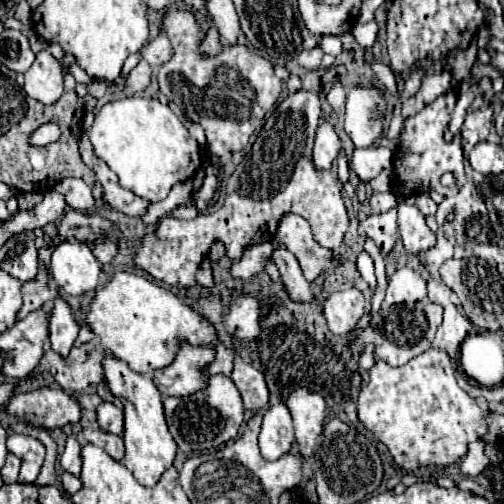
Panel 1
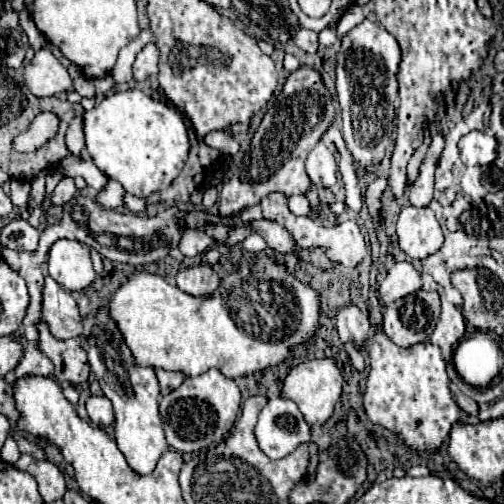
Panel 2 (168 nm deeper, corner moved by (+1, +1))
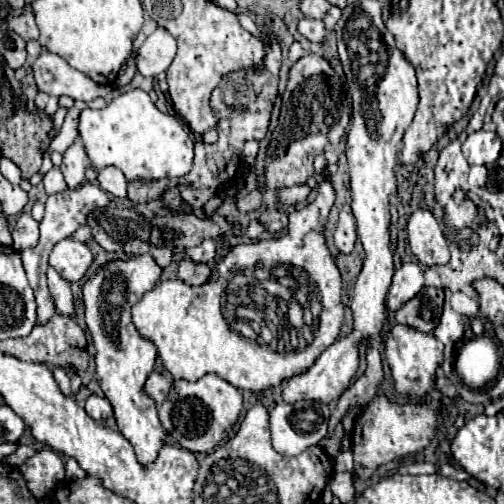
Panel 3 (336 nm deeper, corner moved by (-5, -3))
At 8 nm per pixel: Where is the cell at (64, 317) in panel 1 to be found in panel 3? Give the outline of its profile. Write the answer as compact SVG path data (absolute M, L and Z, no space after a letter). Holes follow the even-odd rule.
M48 267L48 289L50 289L50 295L52 295L52 301L56 305L56 313L60 315L66 315L66 317L74 317L76 311L74 311L74 299L72 299L72 291L70 291L70 283L64 281L56 269Z

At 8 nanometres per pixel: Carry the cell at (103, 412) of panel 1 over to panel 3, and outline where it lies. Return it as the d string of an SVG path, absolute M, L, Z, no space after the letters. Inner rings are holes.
M90 395L86 399L86 413L96 421L104 421L114 415L110 401L106 397L98 397L98 395Z

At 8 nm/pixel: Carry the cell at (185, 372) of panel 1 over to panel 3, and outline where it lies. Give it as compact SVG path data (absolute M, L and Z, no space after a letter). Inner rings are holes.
M154 371L146 381L146 393L156 401L156 405L164 403L170 389L172 389L172 377L166 371Z

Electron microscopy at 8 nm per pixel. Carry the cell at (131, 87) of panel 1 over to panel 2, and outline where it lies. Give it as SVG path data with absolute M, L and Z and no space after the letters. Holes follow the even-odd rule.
M148 43L134 61L134 79L136 81L144 81L146 77L152 77L158 73L158 57L160 51L156 47L156 43Z

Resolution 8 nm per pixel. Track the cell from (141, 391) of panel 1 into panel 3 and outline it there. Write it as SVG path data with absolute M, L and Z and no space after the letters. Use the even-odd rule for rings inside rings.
M150 255L132 257L130 261L112 261L104 265L92 279L84 283L84 307L86 325L96 347L96 373L100 377L100 387L114 407L116 423L120 433L132 443L138 461L150 467L166 443L166 431L158 419L156 403L148 399L144 383L156 367L156 347L142 339L132 323L130 307L142 299L160 279L162 269L154 263Z

